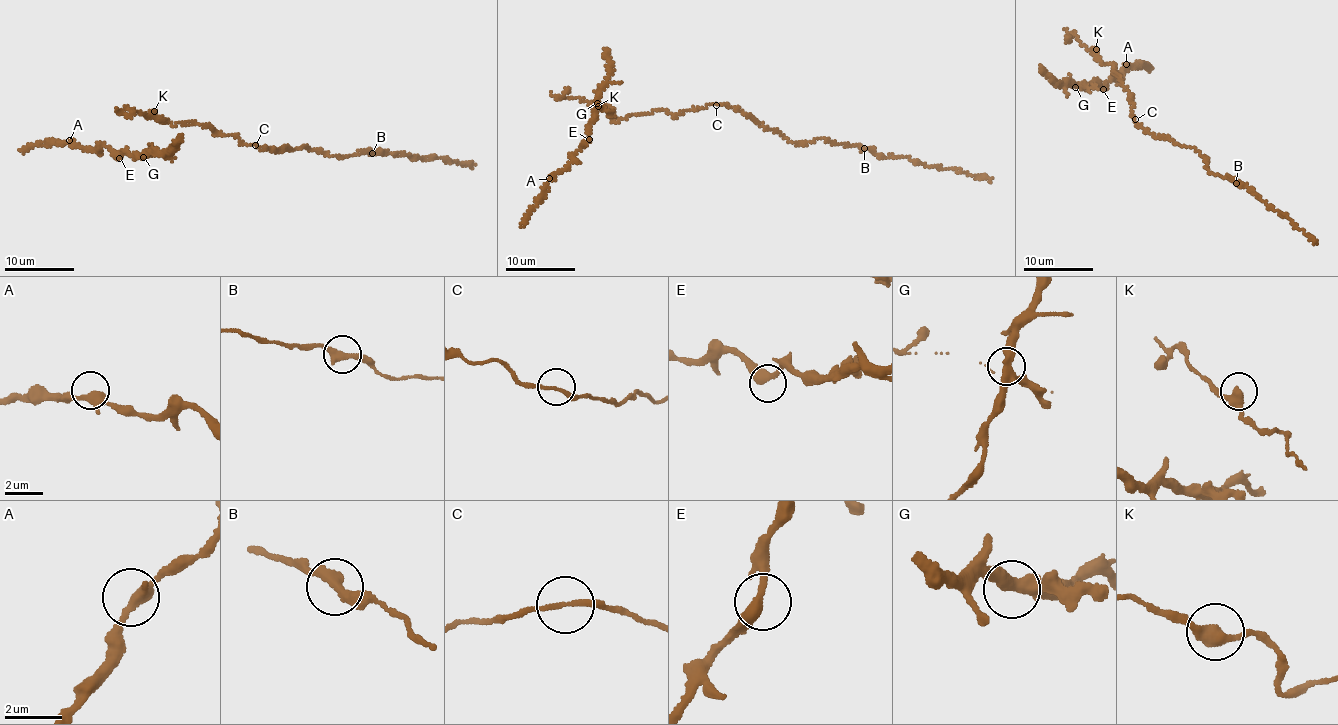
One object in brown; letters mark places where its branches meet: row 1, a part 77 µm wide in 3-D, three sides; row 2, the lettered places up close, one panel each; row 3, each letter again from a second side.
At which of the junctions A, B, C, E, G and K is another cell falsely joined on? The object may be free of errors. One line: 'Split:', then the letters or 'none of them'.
Split: none of them

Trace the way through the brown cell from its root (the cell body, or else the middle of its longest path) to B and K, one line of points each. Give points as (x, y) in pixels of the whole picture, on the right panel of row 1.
B: (1135, 121), (1156, 137), (1170, 139), (1179, 146), (1194, 149), (1206, 159), (1208, 170), (1236, 182)
K: (1135, 121), (1126, 89), (1113, 72), (1113, 65), (1098, 59), (1096, 49)

